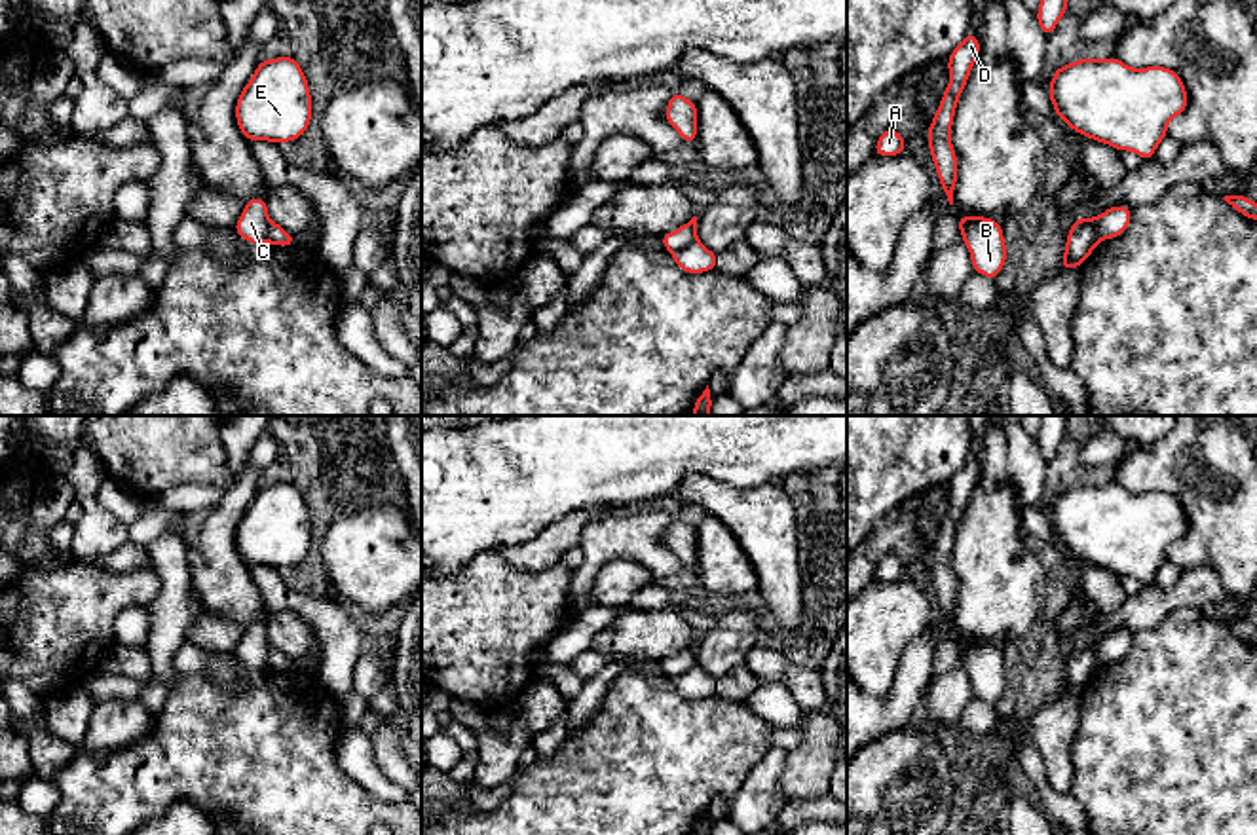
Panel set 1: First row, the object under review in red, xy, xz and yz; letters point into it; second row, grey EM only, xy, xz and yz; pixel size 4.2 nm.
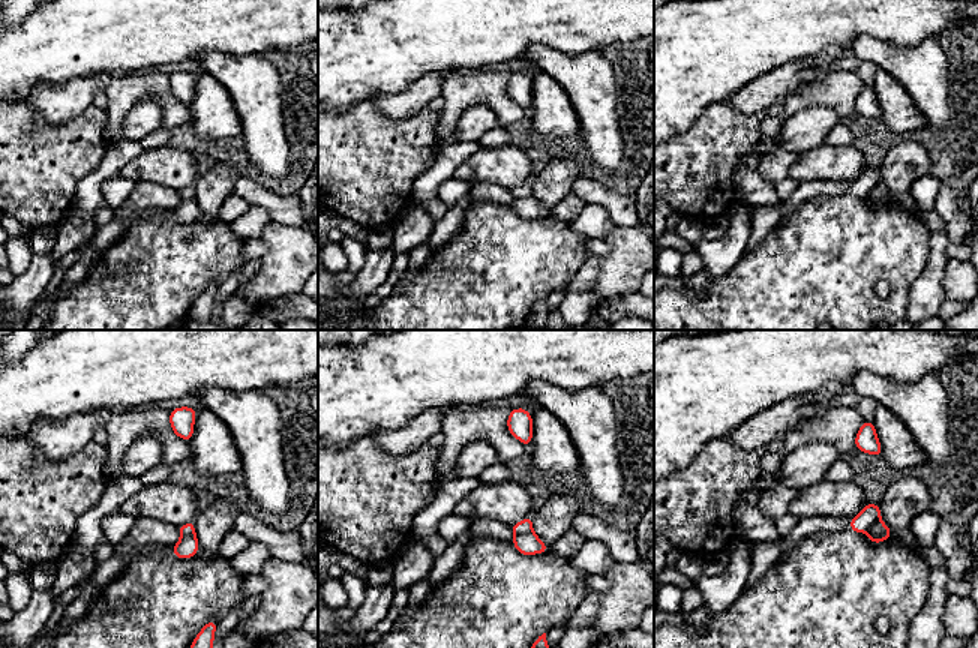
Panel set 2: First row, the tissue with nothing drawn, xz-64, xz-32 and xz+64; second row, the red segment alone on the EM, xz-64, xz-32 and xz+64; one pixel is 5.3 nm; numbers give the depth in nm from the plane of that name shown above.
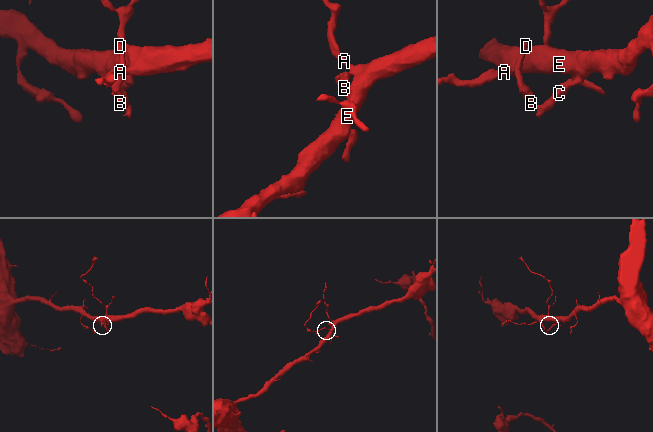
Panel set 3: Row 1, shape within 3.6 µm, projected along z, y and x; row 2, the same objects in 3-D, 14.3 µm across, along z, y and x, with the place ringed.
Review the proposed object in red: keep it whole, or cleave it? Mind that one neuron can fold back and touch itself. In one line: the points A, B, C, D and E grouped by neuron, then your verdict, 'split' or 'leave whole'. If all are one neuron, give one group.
A E / B C D; split

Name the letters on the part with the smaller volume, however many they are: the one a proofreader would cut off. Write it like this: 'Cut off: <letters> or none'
Cut off: B, C, D

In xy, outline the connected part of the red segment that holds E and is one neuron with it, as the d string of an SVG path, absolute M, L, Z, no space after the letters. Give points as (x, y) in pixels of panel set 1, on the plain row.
M291 480L260 486L241 514L235 545L249 567L300 564L311 548L311 520L302 492Z

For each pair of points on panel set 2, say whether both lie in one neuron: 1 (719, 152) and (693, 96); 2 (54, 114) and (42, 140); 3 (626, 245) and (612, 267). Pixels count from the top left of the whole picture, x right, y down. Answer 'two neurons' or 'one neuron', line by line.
1: two neurons
2: two neurons
3: one neuron

